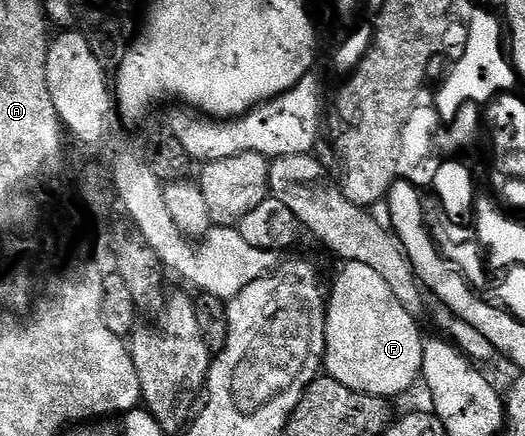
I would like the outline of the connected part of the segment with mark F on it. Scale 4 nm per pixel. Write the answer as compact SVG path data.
M343 262L335 283L329 286L327 298L327 352L325 355L326 377L345 384L345 388L353 388L362 394L372 394L378 398L395 400L414 382L420 381L423 372L424 335L419 335L416 315L405 312L401 308L401 300L393 296L389 284L373 268L356 262Z

